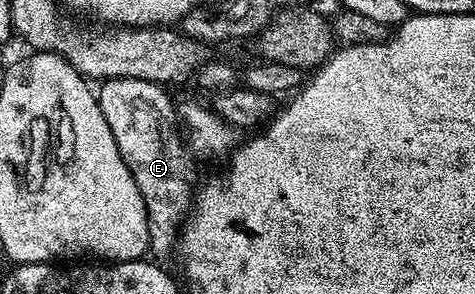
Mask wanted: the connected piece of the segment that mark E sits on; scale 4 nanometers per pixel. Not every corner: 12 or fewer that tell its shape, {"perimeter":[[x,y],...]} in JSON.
{"perimeter":[[162,85],[96,89],[143,194],[154,253],[174,251],[195,160]]}

